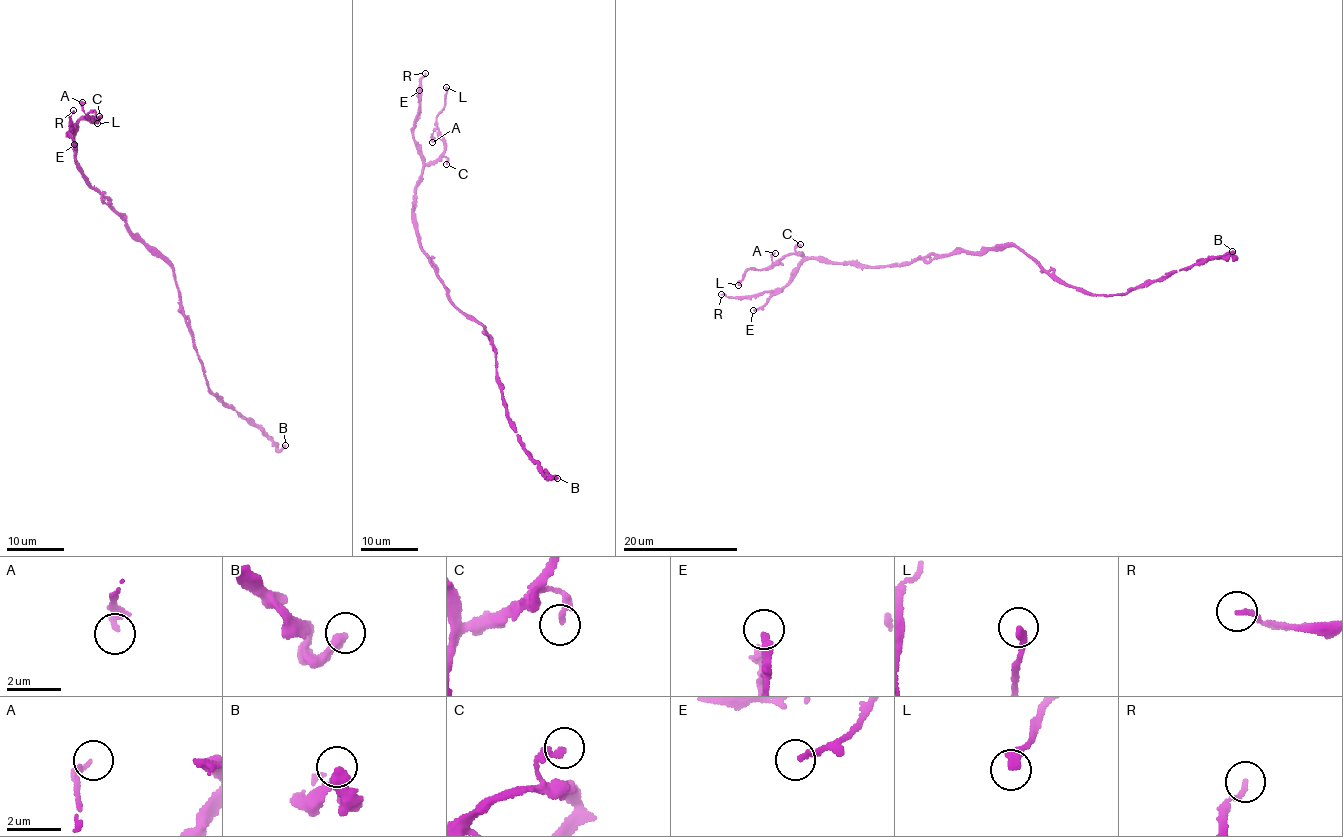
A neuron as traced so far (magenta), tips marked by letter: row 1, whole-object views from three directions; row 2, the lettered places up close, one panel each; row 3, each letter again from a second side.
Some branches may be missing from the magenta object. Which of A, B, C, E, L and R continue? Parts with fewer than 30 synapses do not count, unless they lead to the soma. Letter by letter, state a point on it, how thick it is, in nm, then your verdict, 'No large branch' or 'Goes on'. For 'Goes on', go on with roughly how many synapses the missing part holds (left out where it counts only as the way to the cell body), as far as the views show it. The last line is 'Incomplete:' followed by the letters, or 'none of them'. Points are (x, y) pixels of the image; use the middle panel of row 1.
A: Place: (432, 142). Thickness 240 nm. No large branch
B: Place: (557, 478). Thickness 360 nm. No large branch
C: Place: (446, 164). Thickness 260 nm. No large branch
E: Place: (419, 90). Thickness 220 nm. No large branch
L: Place: (446, 87). Thickness 260 nm. No large branch
R: Place: (425, 73). Thickness 170 nm. Goes on. Roughly 35 synapses
Incomplete: R

